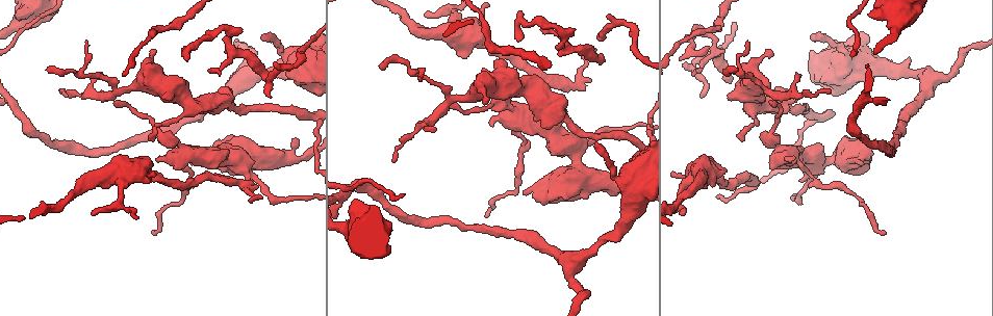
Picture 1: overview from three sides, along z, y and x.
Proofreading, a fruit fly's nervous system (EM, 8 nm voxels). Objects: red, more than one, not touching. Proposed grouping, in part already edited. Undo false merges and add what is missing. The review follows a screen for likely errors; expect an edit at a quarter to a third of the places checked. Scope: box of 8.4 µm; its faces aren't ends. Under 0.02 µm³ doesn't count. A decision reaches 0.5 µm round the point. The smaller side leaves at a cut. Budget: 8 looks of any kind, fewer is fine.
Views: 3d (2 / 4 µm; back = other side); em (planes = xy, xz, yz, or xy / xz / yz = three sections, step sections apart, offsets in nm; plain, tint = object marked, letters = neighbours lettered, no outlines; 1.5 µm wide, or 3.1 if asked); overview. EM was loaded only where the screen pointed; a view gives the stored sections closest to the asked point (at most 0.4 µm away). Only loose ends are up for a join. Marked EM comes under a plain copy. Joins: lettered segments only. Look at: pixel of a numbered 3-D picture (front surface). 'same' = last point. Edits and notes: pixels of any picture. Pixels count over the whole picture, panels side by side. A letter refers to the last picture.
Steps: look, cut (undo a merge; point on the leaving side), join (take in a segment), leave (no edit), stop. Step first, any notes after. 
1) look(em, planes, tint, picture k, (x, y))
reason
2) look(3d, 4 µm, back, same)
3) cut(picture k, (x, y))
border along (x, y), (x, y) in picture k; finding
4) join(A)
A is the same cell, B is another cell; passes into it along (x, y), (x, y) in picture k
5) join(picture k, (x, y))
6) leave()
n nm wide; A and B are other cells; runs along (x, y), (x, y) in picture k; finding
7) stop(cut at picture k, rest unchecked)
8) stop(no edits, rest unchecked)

look(3d, 2 µm, picture 1, (719, 198))
tapers out

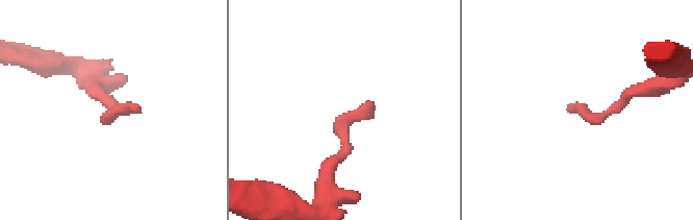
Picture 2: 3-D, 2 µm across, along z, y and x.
look(em, planes, letters, picture 2, (140, 109))
need the tissue

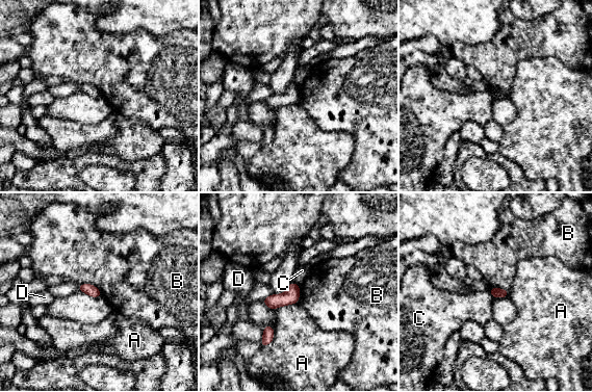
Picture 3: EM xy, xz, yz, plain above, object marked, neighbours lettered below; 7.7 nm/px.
leave()
B touches over 190 nm; A, B, C and D are other cells; border along (81, 283), (93, 284), (101, 295) in picture 3; no lettered segment goes on from it

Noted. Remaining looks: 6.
look(em, planes, letters, picture 1, (151, 232))
an open end

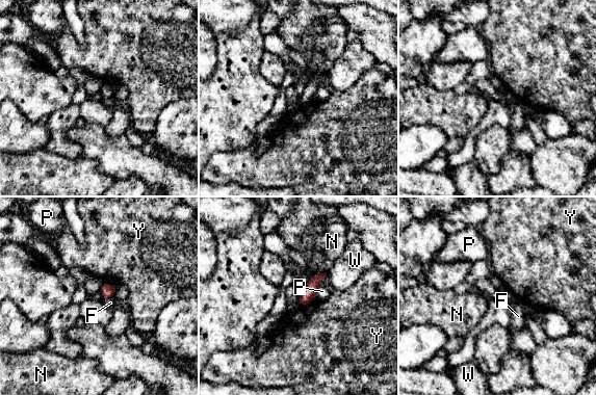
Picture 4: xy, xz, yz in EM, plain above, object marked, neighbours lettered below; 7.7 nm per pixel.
leave()
F, N, P, W and Y are other cells; border along (313, 298), (302, 306) in picture 4; none of them fits

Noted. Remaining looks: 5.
look(3d, 4 µm, picture 1, (806, 185))
abrupt turn

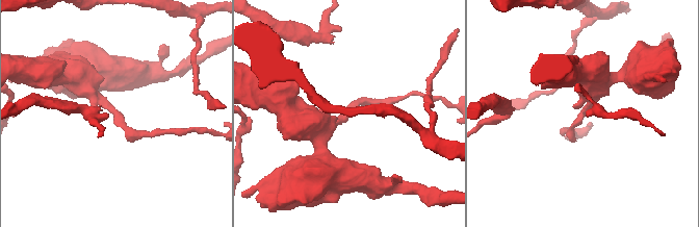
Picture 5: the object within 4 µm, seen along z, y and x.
look(em, planes, letters, picture 5, (583, 111))

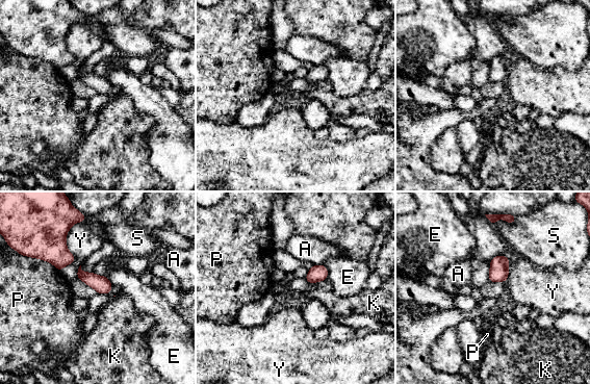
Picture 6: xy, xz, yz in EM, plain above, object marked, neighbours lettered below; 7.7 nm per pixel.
leave()
Y touches over 220 nm; A, E, K, P, S and Y are other cells; border along (322, 264), (327, 270), (327, 279) in picture 6; all the same neuron

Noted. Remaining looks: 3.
stop(no edits, rest unchecked)

